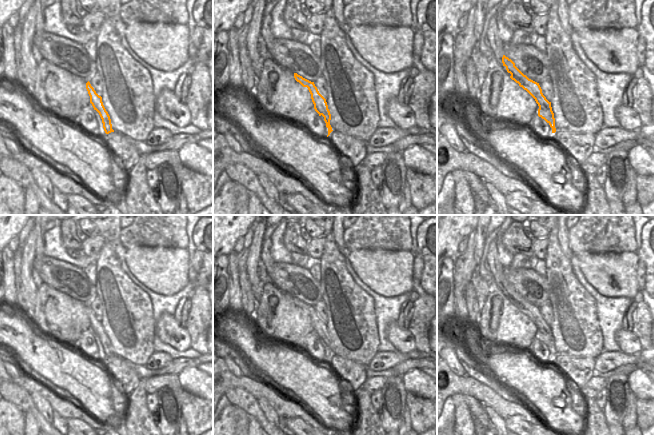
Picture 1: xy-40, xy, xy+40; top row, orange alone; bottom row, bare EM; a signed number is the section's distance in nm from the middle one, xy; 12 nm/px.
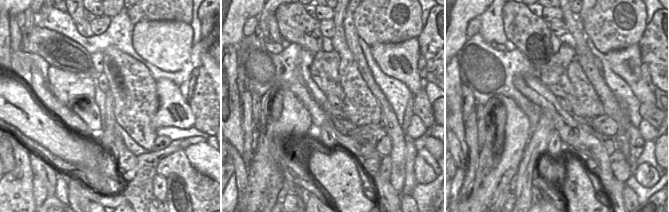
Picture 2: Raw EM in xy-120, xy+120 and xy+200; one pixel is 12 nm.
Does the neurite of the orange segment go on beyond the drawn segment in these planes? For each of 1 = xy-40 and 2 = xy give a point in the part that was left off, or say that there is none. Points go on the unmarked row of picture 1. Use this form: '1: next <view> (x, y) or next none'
1: next none
2: next none

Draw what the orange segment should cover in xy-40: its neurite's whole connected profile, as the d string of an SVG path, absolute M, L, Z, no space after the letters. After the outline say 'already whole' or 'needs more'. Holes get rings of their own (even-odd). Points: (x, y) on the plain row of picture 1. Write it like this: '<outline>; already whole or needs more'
M89 305L86 307L86 313L90 320L90 327L92 328L94 334L96 334L99 337L102 343L105 357L109 358L111 356L114 356L114 354L112 353L110 340L103 329L102 321L96 317Z; already whole

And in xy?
M294 297L294 302L303 311L308 312L308 314L311 318L311 323L312 323L312 326L314 328L315 335L319 338L319 340L322 339L324 341L326 351L328 352L328 359L327 359L327 361L328 361L333 354L332 354L332 351L330 349L331 338L330 338L330 335L328 333L326 323L319 317L314 306L311 306L305 302L303 302L302 300L298 299L297 297Z; already whole

